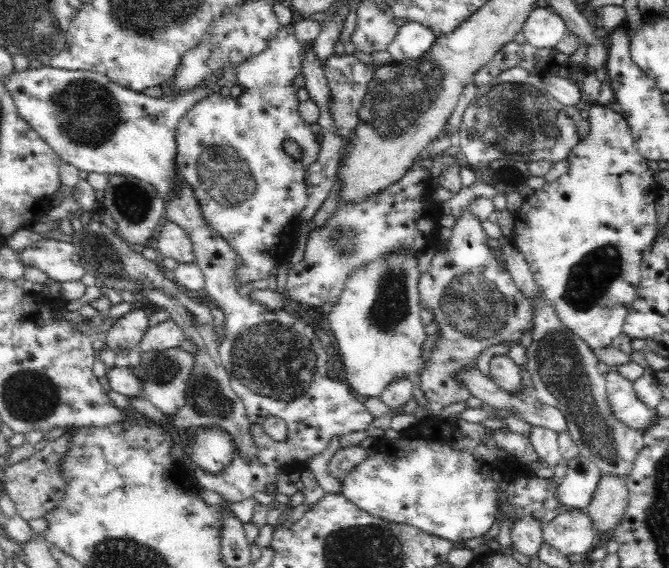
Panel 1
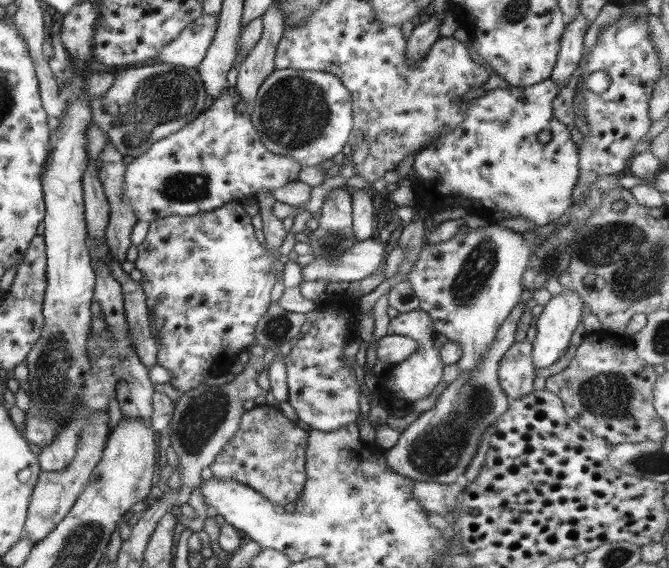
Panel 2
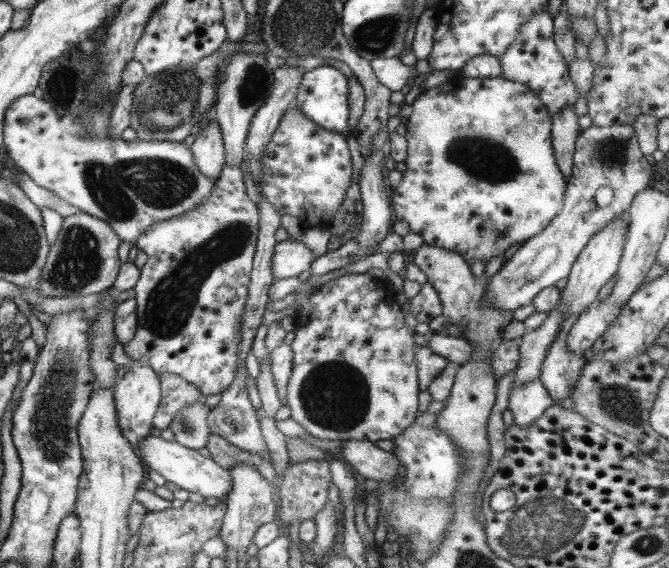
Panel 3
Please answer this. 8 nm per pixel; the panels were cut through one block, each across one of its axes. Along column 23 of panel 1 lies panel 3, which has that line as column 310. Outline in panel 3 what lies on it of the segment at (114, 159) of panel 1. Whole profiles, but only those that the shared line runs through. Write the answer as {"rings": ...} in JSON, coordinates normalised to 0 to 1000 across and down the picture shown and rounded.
{"rings":[[[495,114],[474,116],[451,129],[450,144],[444,148],[444,169],[438,187],[444,187],[456,206],[483,224],[486,229],[513,234],[519,225],[520,158],[519,139]]]}

